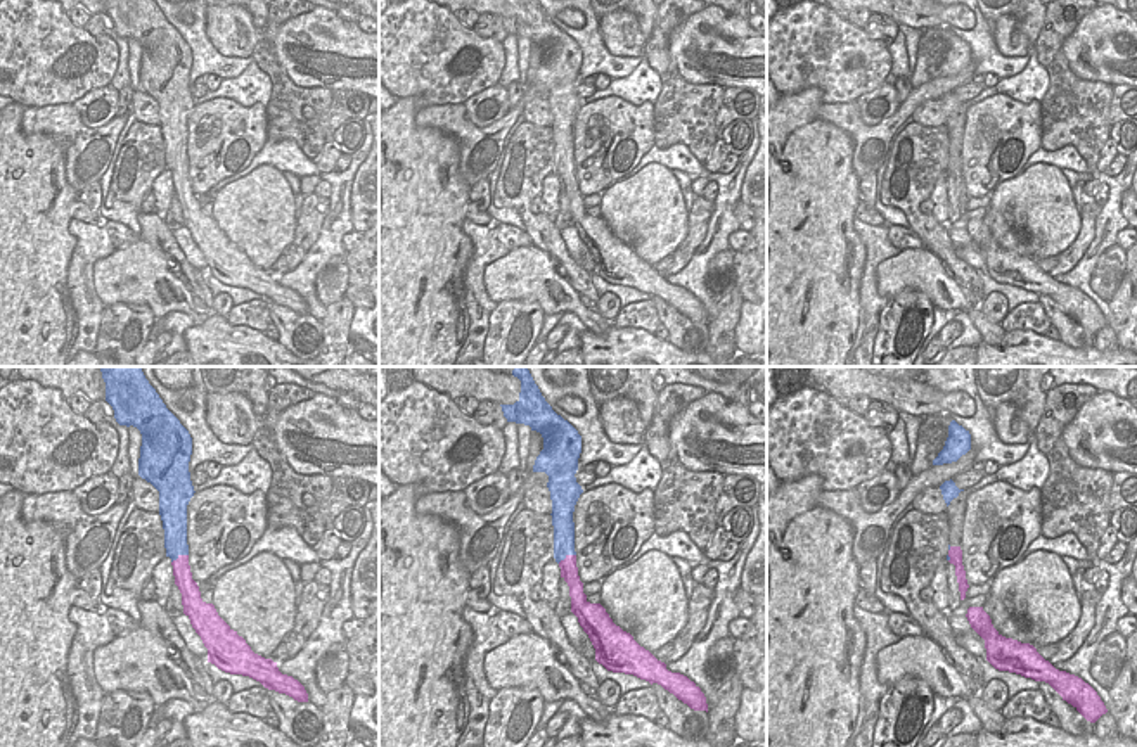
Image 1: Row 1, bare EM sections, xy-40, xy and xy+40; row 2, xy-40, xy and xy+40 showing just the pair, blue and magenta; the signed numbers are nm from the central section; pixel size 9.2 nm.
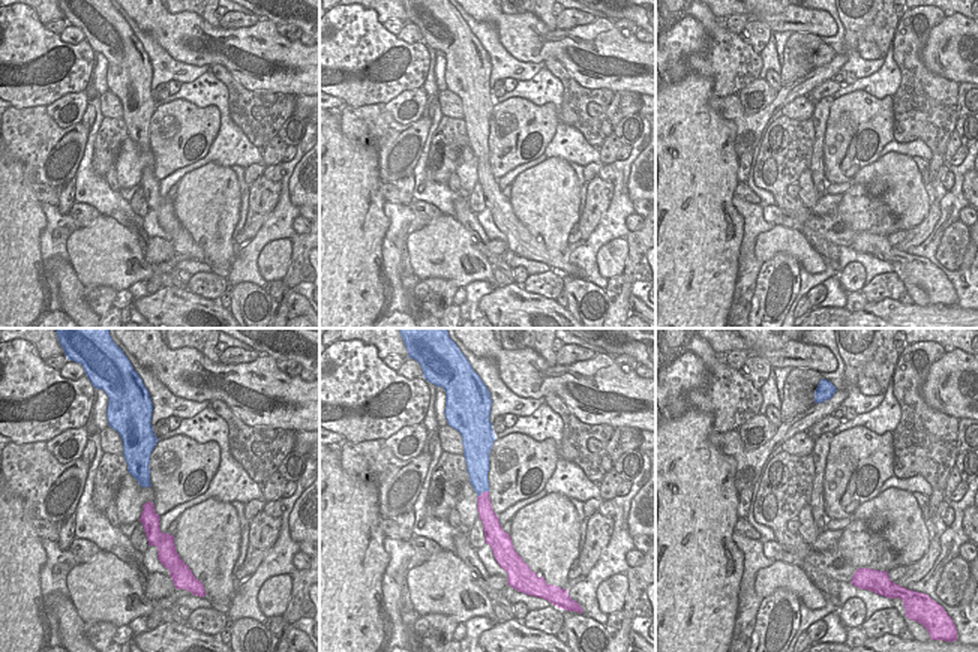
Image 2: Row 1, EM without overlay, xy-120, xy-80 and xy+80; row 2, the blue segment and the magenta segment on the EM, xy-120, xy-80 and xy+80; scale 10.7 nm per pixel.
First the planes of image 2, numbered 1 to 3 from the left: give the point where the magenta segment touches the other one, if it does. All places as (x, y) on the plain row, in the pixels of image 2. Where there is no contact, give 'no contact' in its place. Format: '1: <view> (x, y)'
1: no contact
2: xy-80 (482, 155)
3: no contact

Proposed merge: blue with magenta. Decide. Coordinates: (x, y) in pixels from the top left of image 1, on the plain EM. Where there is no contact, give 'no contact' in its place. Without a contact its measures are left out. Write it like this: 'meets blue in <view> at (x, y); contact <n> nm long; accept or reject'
meets blue in xy at (565, 170); contact 190 nm long; accept

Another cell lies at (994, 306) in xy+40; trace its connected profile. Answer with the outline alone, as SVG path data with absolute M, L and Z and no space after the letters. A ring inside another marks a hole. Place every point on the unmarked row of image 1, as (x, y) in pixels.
M990 292L983 301L980 301L978 310L992 322L1000 323L1007 311L1007 297L1002 292Z

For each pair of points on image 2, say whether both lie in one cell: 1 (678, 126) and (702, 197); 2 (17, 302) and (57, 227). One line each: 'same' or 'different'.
1: same
2: different

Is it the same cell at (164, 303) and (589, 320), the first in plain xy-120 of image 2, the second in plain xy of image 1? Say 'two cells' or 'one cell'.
two cells

